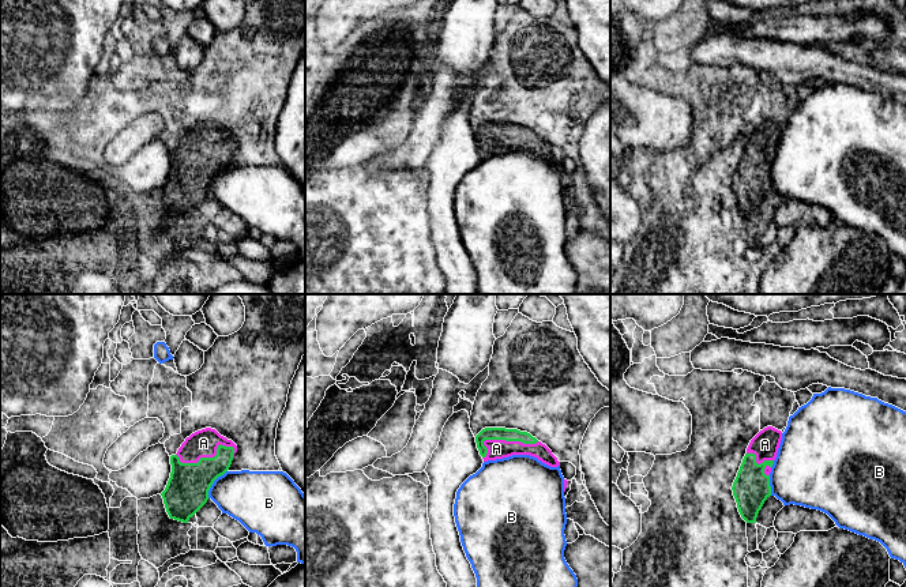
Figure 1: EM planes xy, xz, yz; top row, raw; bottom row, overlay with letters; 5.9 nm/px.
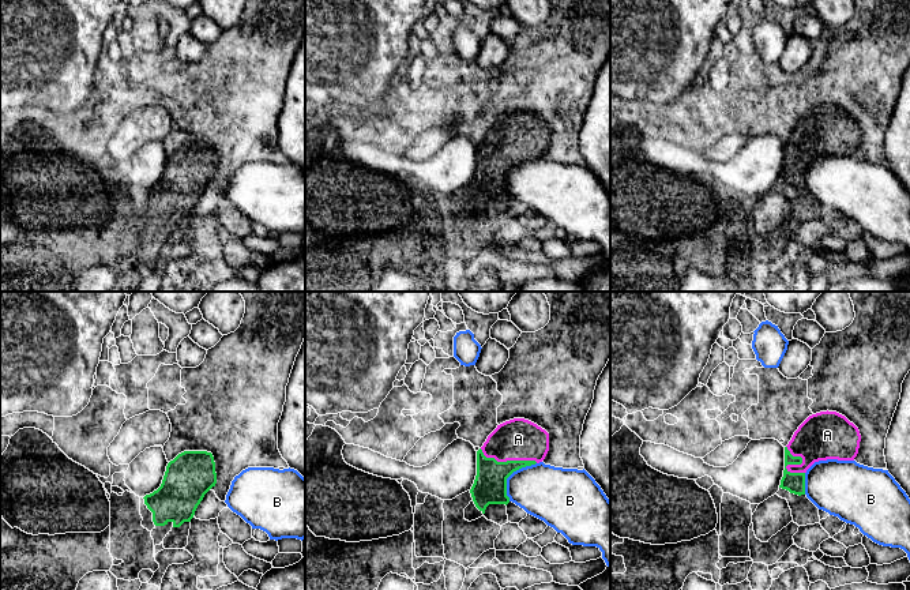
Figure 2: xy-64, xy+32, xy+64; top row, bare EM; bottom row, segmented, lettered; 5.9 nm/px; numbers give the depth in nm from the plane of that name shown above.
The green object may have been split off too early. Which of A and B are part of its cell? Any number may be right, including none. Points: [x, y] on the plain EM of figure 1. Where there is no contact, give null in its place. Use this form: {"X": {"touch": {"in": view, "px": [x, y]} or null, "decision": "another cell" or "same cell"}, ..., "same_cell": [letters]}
{"A": {"touch": {"in": "xy", "px": [206, 153]}, "decision": "same cell"}, "B": {"touch": {"in": "xy", "px": [213, 177]}, "decision": "another cell"}, "same_cell": ["A"]}

